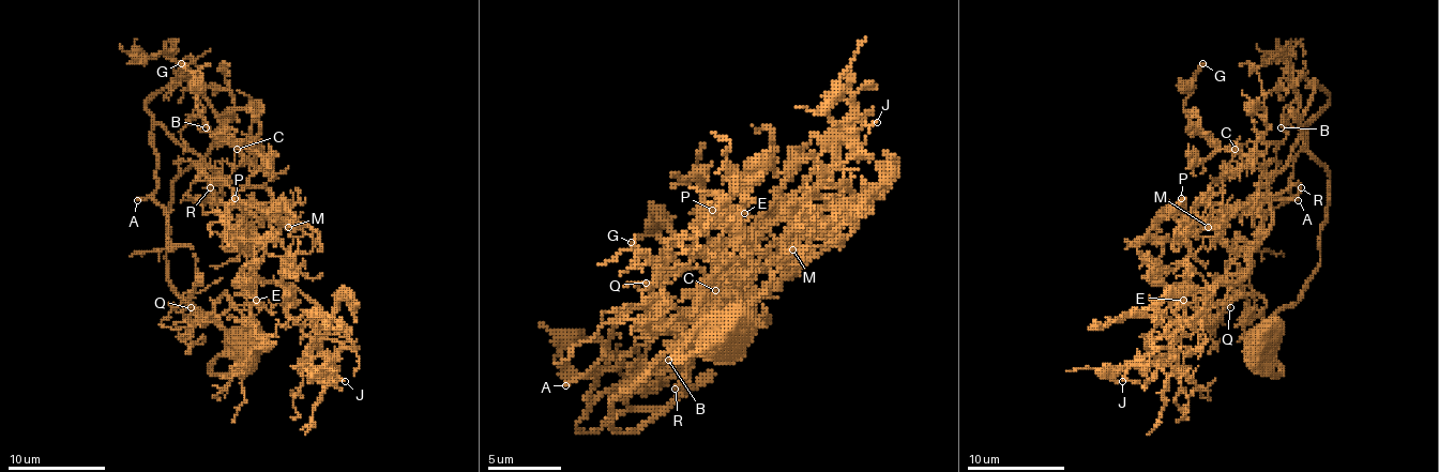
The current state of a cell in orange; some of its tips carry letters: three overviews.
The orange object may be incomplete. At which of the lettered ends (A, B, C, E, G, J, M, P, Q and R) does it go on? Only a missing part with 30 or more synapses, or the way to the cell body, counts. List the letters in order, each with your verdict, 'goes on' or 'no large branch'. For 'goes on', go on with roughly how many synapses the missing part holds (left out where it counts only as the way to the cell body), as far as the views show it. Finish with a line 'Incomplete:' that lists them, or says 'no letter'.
A: goes on | 850 syn
B: no large branch
C: no large branch
E: no large branch
G: no large branch
J: no large branch
M: no large branch
P: no large branch
Q: no large branch
R: no large branch
Incomplete: A

